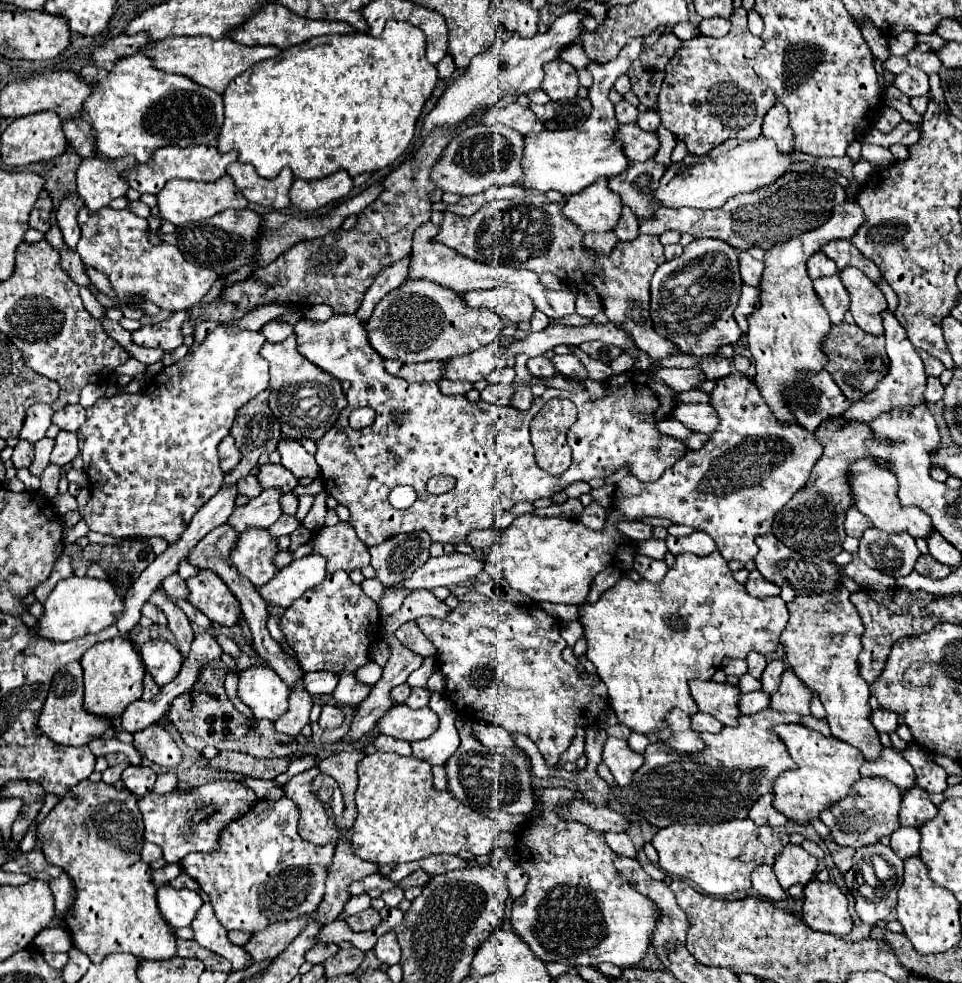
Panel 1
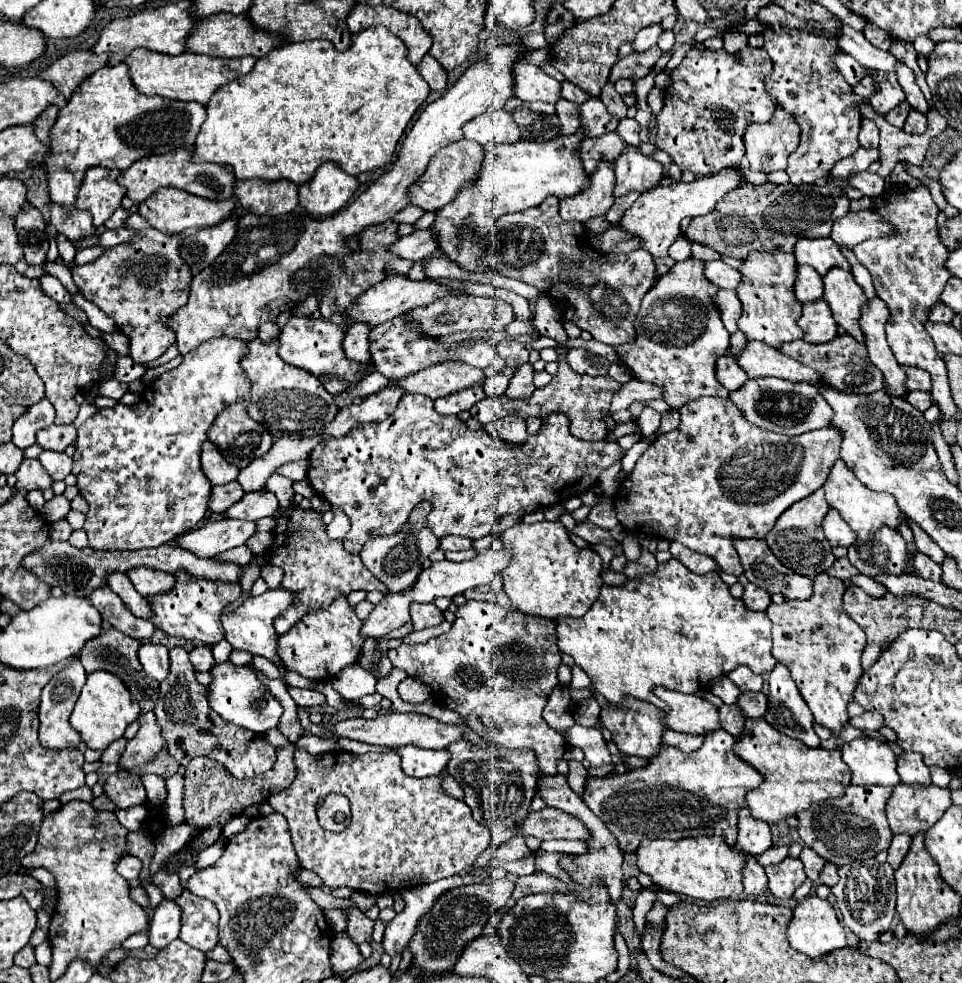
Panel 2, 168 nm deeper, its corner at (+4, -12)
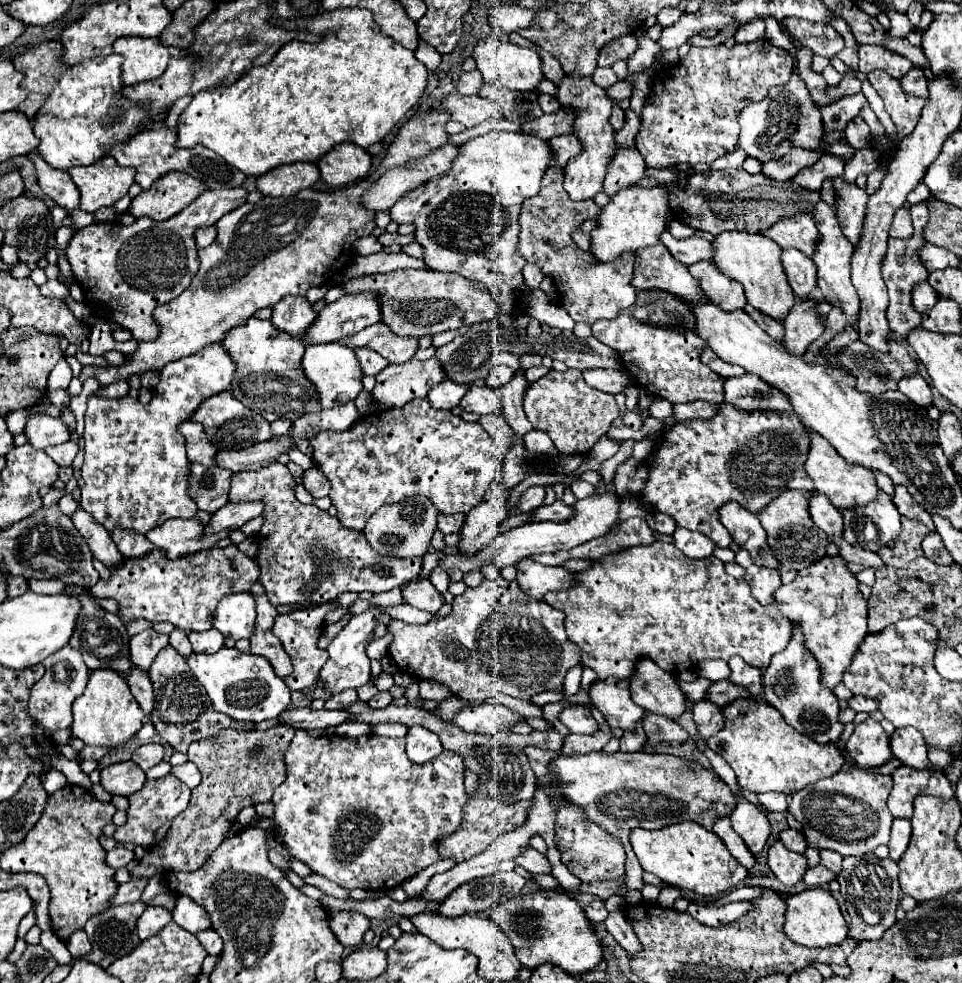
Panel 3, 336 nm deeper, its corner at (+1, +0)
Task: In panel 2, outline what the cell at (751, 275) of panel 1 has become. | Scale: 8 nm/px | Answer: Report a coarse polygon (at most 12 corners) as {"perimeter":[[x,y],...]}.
{"perimeter":[[722,260],[704,262],[704,278],[720,288],[736,288],[740,272]]}

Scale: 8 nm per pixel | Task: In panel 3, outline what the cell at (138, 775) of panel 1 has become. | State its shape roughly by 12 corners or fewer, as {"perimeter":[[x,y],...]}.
{"perimeter":[[135,762],[101,770],[101,786],[109,794],[131,796],[145,784]]}

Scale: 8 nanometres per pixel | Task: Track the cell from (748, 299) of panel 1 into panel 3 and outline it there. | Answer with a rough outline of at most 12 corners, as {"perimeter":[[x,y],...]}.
{"perimeter":[[711,262],[691,264],[703,294],[721,310],[745,306],[743,286]]}

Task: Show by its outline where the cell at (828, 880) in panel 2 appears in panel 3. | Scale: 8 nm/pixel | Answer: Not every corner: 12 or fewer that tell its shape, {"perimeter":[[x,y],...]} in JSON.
{"perimeter":[[825,866],[809,868],[803,882],[809,888],[827,886],[835,878]]}

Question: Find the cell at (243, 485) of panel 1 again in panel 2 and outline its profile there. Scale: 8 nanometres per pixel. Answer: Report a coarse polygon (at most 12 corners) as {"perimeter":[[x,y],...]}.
{"perimeter":[[238,482],[212,486],[208,510],[220,514],[236,504],[244,490]]}

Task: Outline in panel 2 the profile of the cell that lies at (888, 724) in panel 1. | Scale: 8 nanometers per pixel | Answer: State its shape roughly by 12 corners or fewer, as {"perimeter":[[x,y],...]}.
{"perimeter":[[876,712],[850,718],[854,728],[880,730],[884,718]]}

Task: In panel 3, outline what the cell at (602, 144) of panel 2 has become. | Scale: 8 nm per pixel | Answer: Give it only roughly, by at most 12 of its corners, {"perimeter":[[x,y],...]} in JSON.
{"perimeter":[[573,134],[551,138],[555,162],[565,166],[583,152]]}

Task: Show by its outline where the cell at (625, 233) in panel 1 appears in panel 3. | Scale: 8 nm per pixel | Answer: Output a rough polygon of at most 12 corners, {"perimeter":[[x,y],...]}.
{"perimeter":[[617,148],[605,178],[607,196],[637,186],[645,166],[639,150]]}

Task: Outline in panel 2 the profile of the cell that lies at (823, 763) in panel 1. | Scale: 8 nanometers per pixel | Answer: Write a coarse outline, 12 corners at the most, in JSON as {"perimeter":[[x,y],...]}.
{"perimeter":[[748,718],[734,754],[764,776],[750,814],[780,822],[850,784],[838,748]]}

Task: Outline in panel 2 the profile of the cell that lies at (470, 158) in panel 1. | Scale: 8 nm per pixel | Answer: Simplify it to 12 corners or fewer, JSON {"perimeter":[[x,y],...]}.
{"perimeter":[[458,140],[430,158],[408,190],[424,212],[476,178],[484,148]]}

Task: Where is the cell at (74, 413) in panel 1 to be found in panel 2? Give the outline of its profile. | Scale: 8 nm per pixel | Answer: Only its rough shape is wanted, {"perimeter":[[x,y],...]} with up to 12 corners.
{"perimeter":[[52,424],[36,432],[42,450],[64,452],[76,428]]}

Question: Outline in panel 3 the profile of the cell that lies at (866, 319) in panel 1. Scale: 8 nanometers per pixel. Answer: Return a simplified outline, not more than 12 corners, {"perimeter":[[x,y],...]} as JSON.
{"perimeter":[[815,204],[821,242],[817,286],[847,316],[859,314],[851,284],[853,244],[835,210]]}

